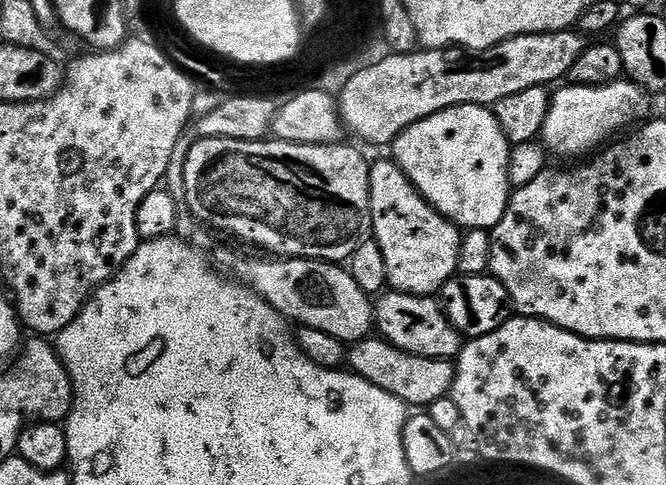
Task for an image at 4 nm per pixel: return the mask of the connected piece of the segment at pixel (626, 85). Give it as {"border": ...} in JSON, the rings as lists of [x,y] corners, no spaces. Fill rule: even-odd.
{"border":[[[631,79],[611,80],[608,84],[569,83],[567,87],[555,89],[542,131],[542,143],[553,157],[587,157],[595,153],[605,142],[623,133],[625,131],[623,128],[627,124],[635,125],[649,115],[647,114],[649,93]]]}

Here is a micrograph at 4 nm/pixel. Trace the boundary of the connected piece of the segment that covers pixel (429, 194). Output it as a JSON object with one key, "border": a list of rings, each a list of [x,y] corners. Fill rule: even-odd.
{"border":[[[460,104],[443,109],[432,116],[410,125],[394,143],[394,159],[408,175],[410,182],[428,203],[433,204],[444,217],[464,230],[483,228],[491,230],[504,216],[510,199],[508,182],[508,153],[510,143],[491,107]]]}

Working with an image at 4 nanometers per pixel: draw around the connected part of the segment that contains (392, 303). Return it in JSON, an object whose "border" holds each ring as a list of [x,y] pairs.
{"border":[[[395,290],[385,291],[374,304],[374,328],[389,344],[410,354],[451,361],[455,361],[460,355],[460,331],[448,321],[448,315],[441,308],[439,299],[432,296],[411,296]]]}

